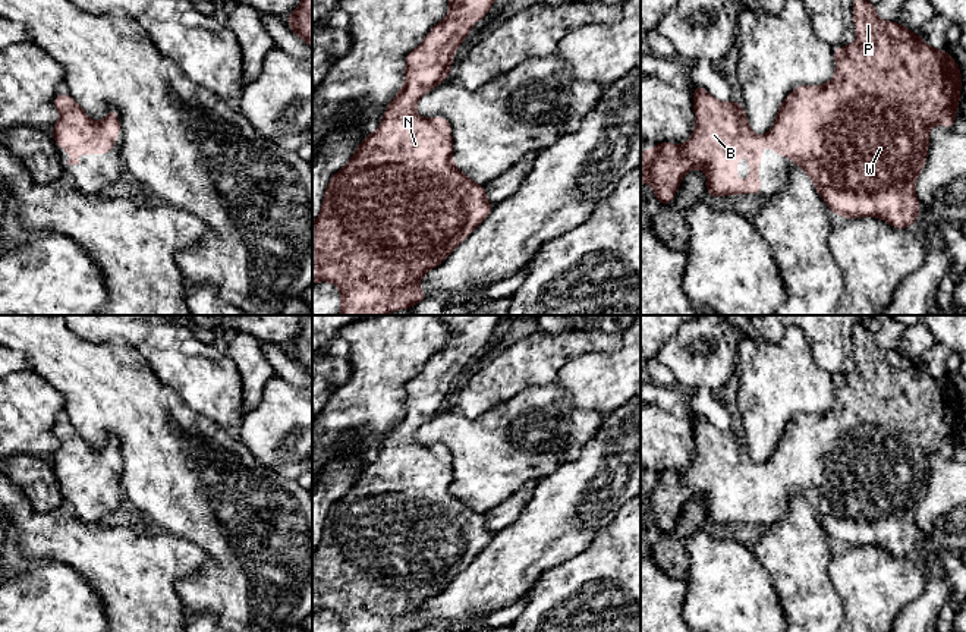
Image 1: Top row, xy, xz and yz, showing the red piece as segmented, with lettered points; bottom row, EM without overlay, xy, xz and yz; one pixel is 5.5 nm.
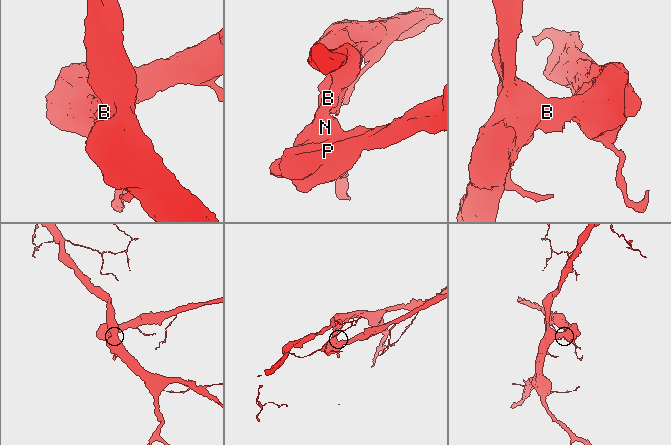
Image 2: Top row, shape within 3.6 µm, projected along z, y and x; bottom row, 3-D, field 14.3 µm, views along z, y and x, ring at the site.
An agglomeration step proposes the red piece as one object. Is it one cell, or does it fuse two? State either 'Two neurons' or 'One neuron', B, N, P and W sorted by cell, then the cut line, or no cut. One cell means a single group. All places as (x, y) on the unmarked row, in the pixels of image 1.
One neuron. Groups: B N P W. No split

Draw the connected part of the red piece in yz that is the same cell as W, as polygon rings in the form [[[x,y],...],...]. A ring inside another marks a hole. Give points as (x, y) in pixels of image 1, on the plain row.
[[[863,324],[853,328],[856,370],[834,377],[836,402],[825,414],[799,414],[778,434],[773,456],[764,463],[753,462],[742,431],[718,430],[704,415],[693,416],[695,458],[685,474],[657,472],[641,479],[641,510],[651,513],[658,532],[670,532],[677,522],[680,509],[693,496],[707,503],[707,522],[712,525],[752,522],[761,525],[762,475],[771,475],[777,484],[789,485],[811,506],[818,523],[831,541],[843,547],[878,545],[896,557],[907,557],[919,544],[919,528],[915,522],[916,506],[928,487],[929,459],[935,453],[954,458],[959,422],[963,412],[960,394],[945,378],[935,378],[918,362],[897,349],[885,350],[877,345],[875,333]],[[746,478],[746,491],[752,497],[748,507],[737,512],[737,487]]]

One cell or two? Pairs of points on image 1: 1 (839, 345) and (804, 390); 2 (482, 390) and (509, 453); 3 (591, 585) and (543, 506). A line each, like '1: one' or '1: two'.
1: two
2: two
3: two

